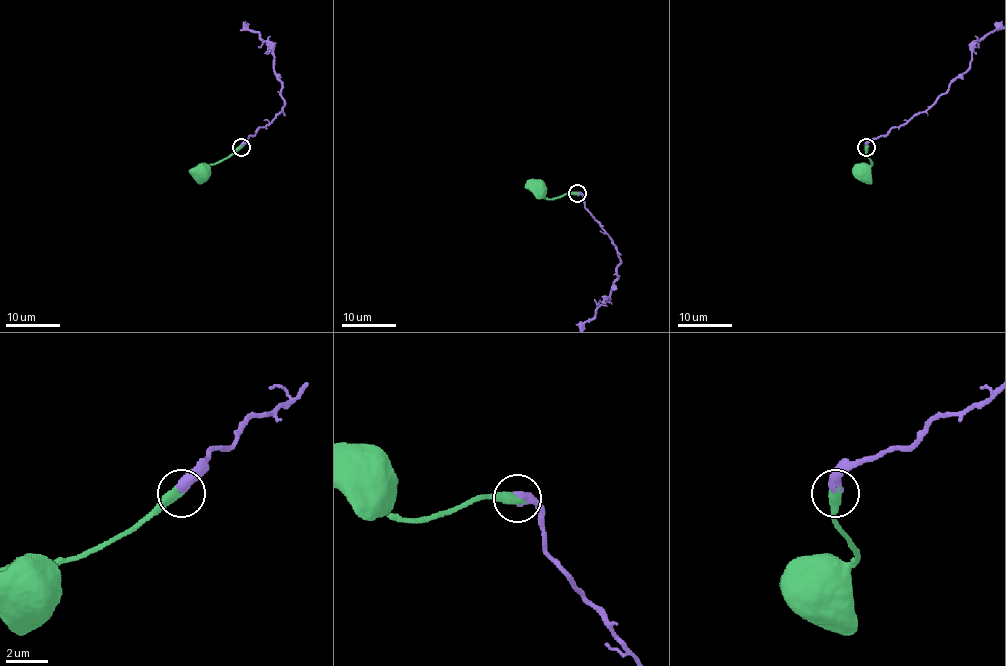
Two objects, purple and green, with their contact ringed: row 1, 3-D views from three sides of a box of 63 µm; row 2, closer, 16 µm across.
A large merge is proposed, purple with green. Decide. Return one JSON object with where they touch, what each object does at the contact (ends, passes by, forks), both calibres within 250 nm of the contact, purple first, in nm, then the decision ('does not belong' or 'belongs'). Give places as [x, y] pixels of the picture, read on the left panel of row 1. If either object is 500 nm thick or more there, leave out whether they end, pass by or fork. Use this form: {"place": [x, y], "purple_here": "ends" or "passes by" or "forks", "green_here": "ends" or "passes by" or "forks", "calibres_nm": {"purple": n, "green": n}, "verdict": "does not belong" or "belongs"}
{"place": [241, 147], "purple_here": "ends", "green_here": "ends", "calibres_nm": {"purple": 340, "green": 300}, "verdict": "belongs"}

